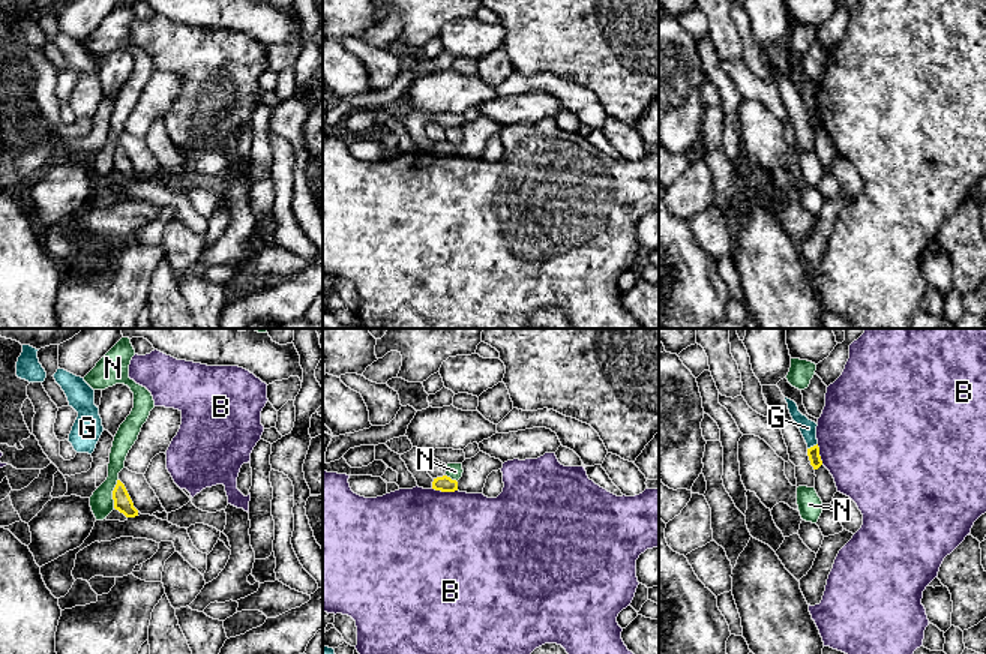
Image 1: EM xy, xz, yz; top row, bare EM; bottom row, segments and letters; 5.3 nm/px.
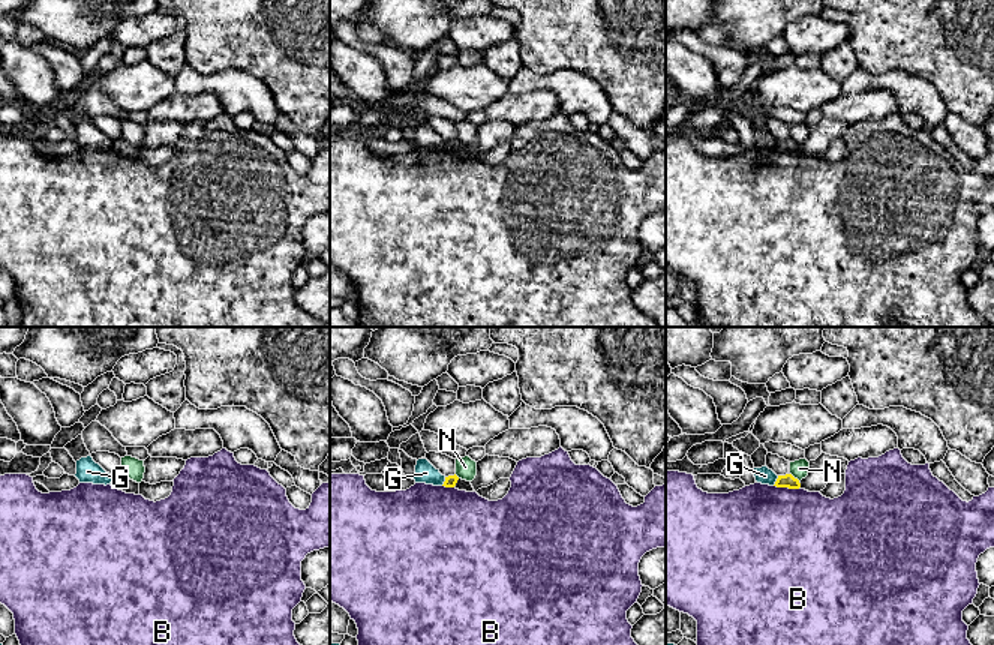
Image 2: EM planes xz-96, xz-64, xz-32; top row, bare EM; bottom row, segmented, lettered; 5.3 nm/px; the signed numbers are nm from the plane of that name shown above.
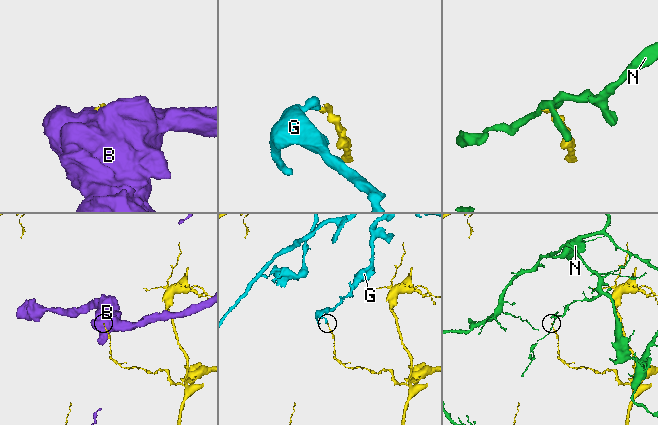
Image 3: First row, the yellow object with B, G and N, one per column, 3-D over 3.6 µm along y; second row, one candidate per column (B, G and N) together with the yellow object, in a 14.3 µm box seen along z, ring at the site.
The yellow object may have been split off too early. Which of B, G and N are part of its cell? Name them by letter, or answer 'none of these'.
none of these

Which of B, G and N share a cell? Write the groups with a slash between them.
B / G / N

